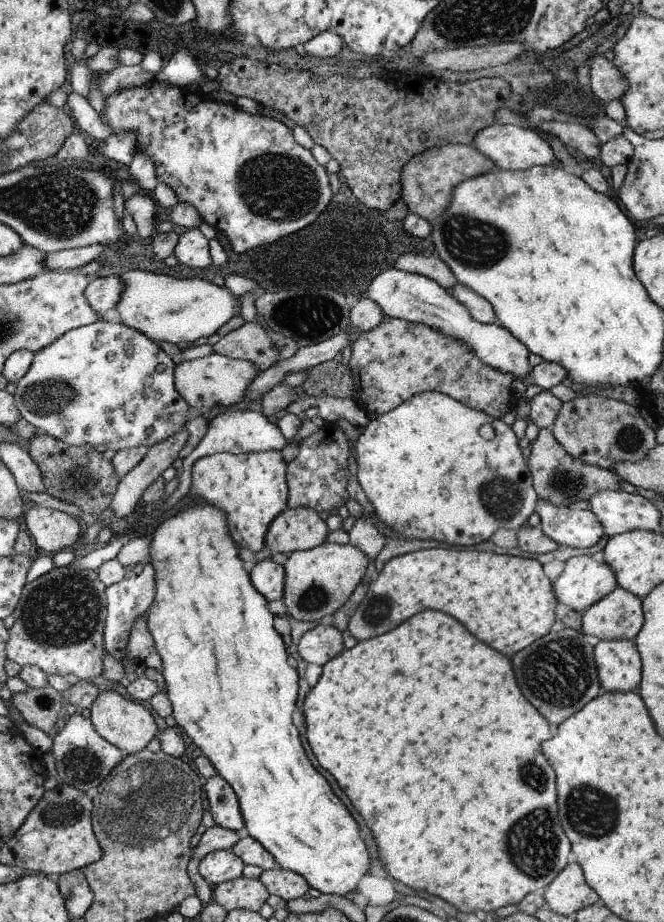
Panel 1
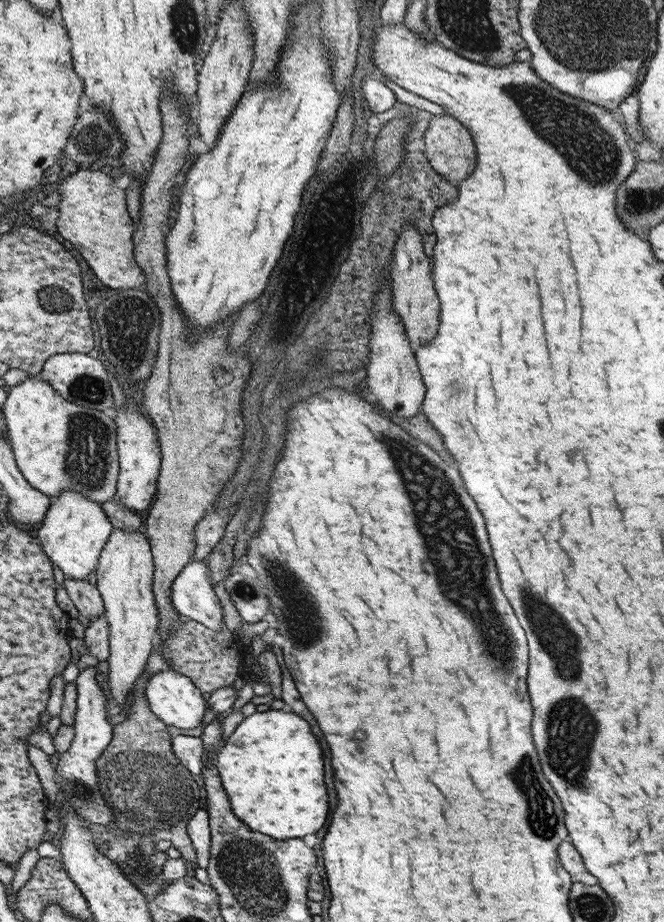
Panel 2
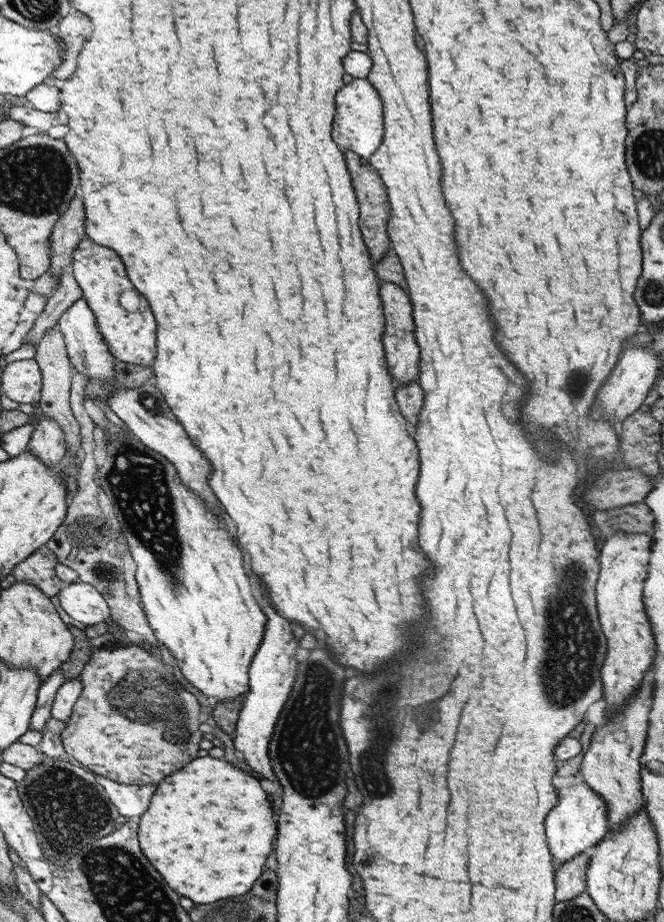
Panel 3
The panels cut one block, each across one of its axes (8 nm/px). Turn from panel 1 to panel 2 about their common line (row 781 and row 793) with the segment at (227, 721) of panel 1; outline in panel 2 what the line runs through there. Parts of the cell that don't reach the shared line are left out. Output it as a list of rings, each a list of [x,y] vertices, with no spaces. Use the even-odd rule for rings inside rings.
[[[269,708],[243,717],[217,752],[215,768],[233,816],[271,840],[303,838],[317,832],[327,818],[321,750],[307,722],[295,714]]]

